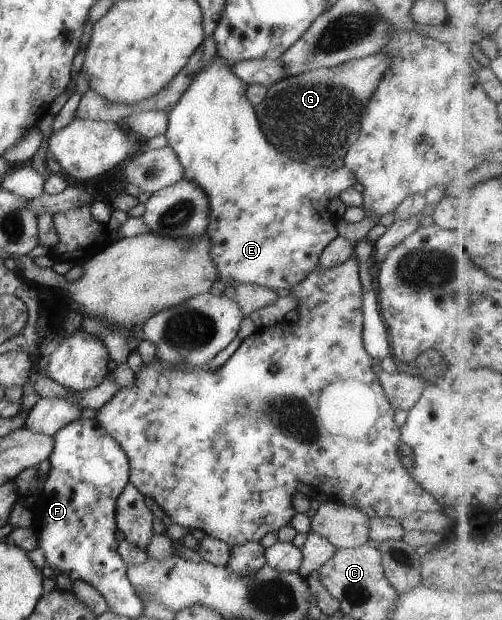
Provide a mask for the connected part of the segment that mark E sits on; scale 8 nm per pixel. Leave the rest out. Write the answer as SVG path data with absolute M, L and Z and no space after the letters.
M214 55L203 66L200 67L192 77L187 89L180 95L179 101L167 112L167 129L164 136L167 145L176 153L177 159L183 168L183 178L195 182L208 197L209 221L205 232L209 236L209 257L217 268L218 278L222 282L228 282L230 286L240 283L254 283L274 290L290 290L297 282L300 282L310 271L314 270L319 254L324 247L337 235L334 223L337 217L326 209L330 198L340 196L343 190L352 187L355 183L354 173L342 165L337 169L330 169L325 166L312 168L304 163L293 161L289 156L276 150L263 135L256 118L255 107L245 97L247 84L237 79L232 74L229 60Z

